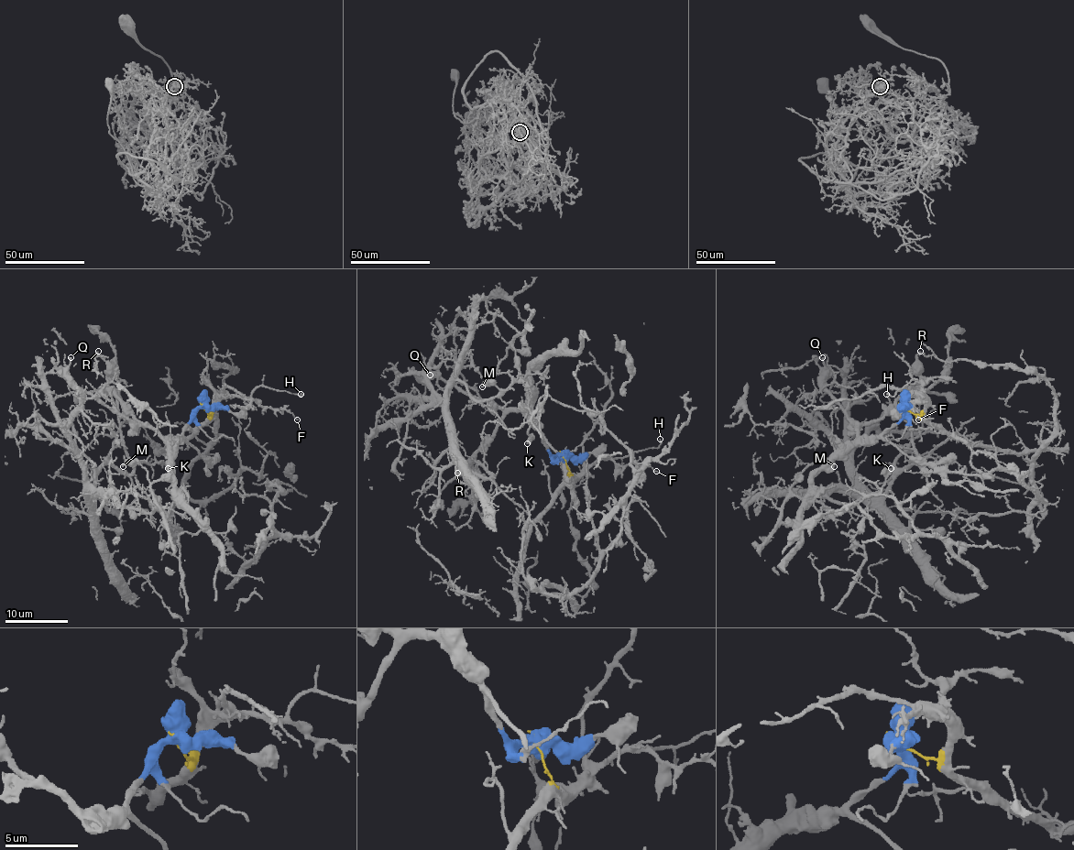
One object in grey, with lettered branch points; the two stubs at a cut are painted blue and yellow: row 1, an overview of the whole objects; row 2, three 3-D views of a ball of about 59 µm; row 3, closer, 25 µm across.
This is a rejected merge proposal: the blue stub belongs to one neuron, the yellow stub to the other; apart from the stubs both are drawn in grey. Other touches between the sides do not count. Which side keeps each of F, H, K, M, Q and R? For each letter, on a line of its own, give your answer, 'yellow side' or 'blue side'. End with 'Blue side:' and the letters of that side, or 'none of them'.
F: yellow side
H: yellow side
K: blue side
M: blue side
Q: blue side
R: blue side
Blue side: K, M, Q, R

